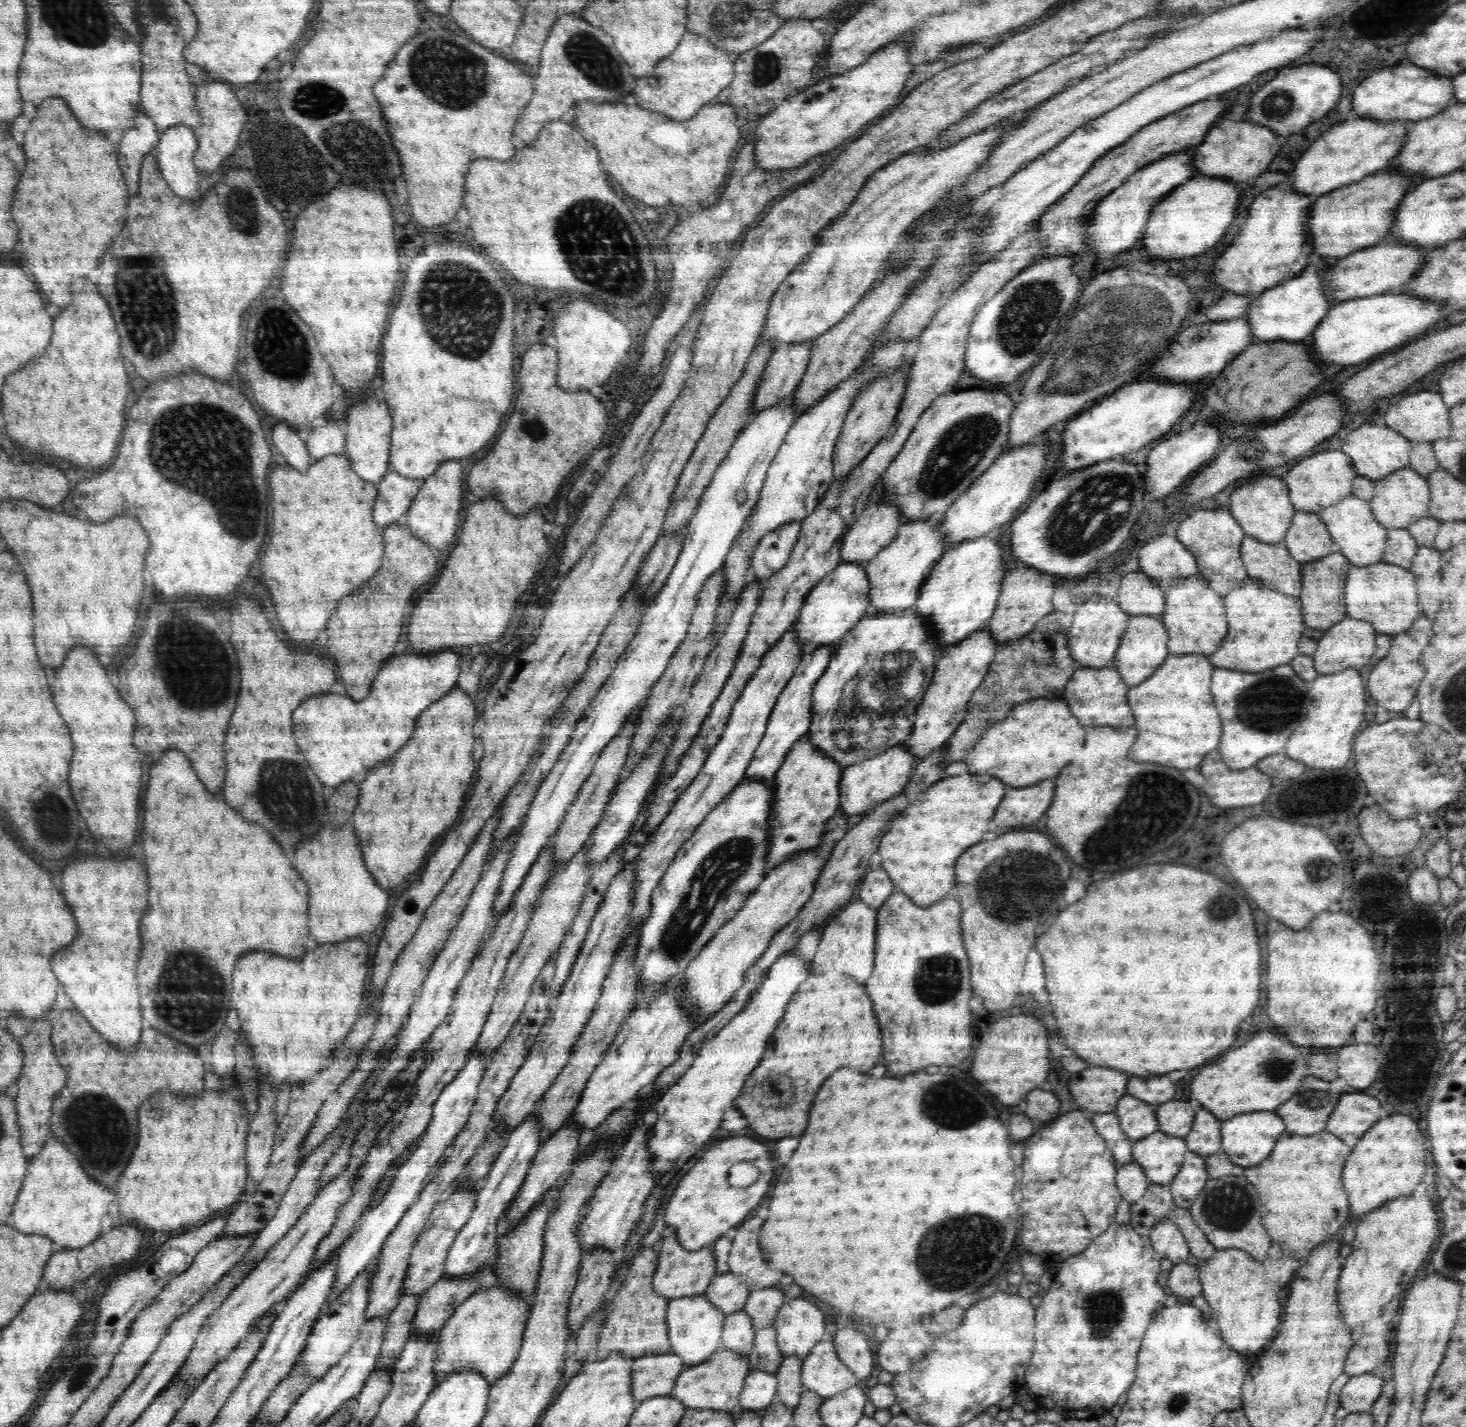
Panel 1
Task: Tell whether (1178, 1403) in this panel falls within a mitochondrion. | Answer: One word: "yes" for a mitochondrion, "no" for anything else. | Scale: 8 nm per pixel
yes

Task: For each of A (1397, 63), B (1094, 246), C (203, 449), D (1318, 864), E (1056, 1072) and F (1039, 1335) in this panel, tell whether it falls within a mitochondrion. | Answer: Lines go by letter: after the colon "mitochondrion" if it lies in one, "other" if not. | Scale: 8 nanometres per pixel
A: other
B: other
C: mitochondrion
D: mitochondrion
E: other
F: other

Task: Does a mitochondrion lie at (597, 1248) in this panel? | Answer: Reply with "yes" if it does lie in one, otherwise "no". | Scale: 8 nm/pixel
no

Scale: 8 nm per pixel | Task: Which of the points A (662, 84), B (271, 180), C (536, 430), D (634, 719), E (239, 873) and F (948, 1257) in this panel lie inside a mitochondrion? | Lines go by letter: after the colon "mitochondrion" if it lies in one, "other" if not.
A: other
B: mitochondrion
C: mitochondrion
D: other
E: other
F: mitochondrion

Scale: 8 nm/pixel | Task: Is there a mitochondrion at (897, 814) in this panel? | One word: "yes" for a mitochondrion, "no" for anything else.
no

